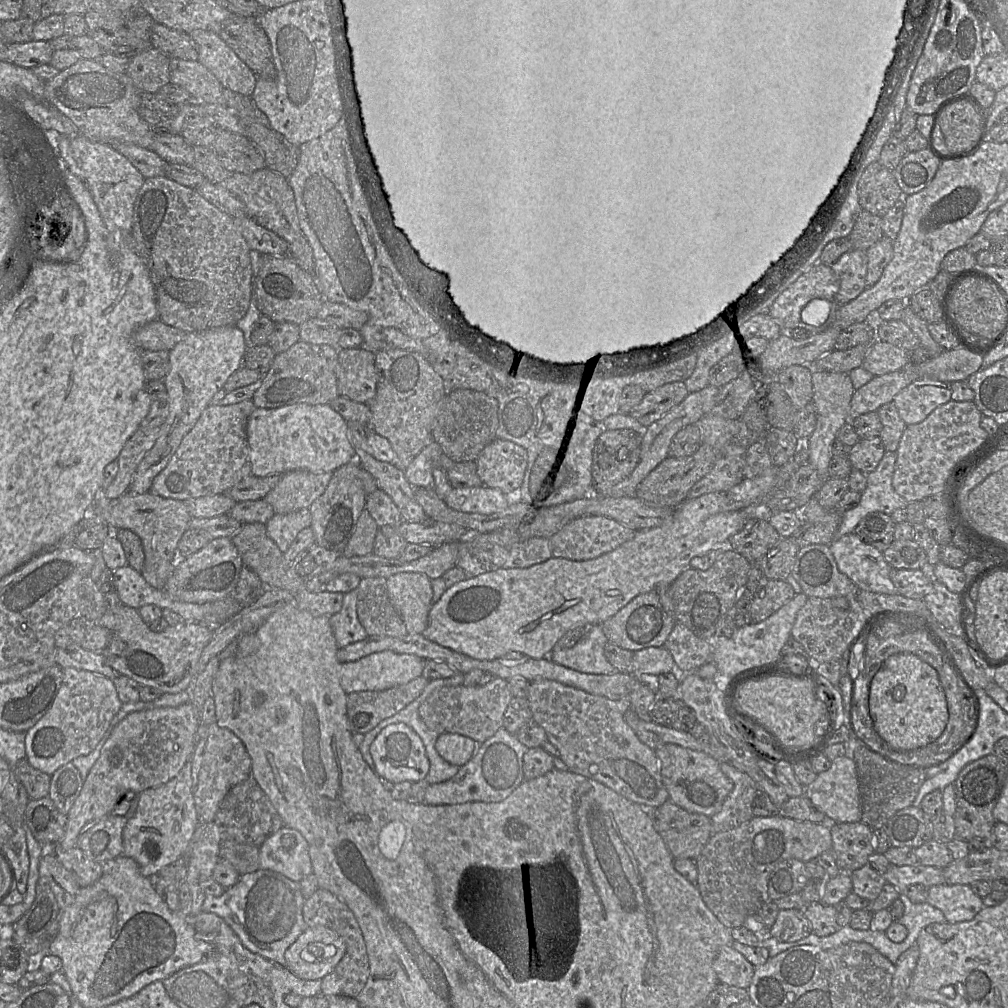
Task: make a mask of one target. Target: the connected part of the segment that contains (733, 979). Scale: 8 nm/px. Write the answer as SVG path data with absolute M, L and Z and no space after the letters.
M729 945L719 949L713 969L721 984L747 989L752 982L755 967Z

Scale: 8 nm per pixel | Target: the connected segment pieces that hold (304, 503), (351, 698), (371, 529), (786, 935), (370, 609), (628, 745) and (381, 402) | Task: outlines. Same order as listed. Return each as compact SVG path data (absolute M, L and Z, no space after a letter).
M301 470L284 473L280 475L276 486L263 499L273 507L276 514L310 508L327 488L332 473L312 473Z
M423 677L385 691L363 691L347 695L347 717L352 734L367 734L380 722L417 699L431 680Z
M363 509L355 530L342 551L345 557L363 556L373 552L374 539L379 526L367 509Z
M779 910L773 926L768 930L768 935L778 942L795 942L812 933L809 920L803 910Z
M384 577L361 578L357 587L357 617L368 636L403 637L408 633L388 597L386 580Z
M546 679L531 681L526 699L532 712L532 721L545 730L548 741L558 749L559 757L569 771L598 781L641 806L657 808L669 799L655 751L638 739L623 718L624 712L630 709L628 699L627 703L619 703Z
M384 349L375 353L375 369L377 374L377 387L375 397L368 403L368 407L371 412L371 419L369 424L369 431L374 432L375 434L386 438L396 455L395 458L395 466L405 471L408 465L412 462L412 460L422 451L424 447L426 447L432 441L432 430L437 414L437 409L439 407L440 402L445 396L445 389L442 378L434 371L431 364L419 353L412 351L405 351L402 349Z

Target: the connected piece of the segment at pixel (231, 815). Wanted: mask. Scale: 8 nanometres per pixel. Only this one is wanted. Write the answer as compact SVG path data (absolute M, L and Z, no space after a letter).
M252 775L229 790L213 822L219 827L222 840L233 839L236 842L257 847L284 826L280 814Z

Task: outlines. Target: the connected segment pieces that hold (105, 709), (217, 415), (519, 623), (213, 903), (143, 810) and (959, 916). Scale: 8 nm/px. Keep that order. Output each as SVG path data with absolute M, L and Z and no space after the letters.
M65 667L58 693L47 712L26 732L26 758L41 772L52 774L78 756L89 754L107 731L122 702L113 680L91 671Z
M252 399L230 405L209 405L183 437L167 466L154 478L149 492L183 501L224 493L249 476L246 426L255 409Z
M714 492L704 494L698 498L685 500L673 510L670 517L660 526L636 531L635 536L617 547L611 552L605 553L588 561L571 561L565 558L555 558L531 566L529 568L492 568L490 571L477 576L466 578L447 588L437 602L435 602L428 614L428 624L422 635L443 647L455 652L467 655L477 660L498 660L509 652L520 652L531 659L548 658L556 643L570 630L579 626L601 625L614 616L620 609L626 606L636 596L650 592L657 587L670 586L678 576L689 567L692 558L706 554L712 549L727 547L729 538L739 532L751 516L751 509L732 510L732 502L726 493Z
M259 868L240 875L237 883L225 889L220 896L206 896L202 911L221 917L251 952L285 966L286 949L307 927L302 914L305 900L299 882L272 870Z
M189 760L168 782L142 791L136 812L124 827L122 855L134 859L145 877L154 879L162 868L189 851L191 839L199 824L191 768L192 763Z
M936 885L928 889L928 904L941 910L948 923L972 920L985 906L970 885Z

